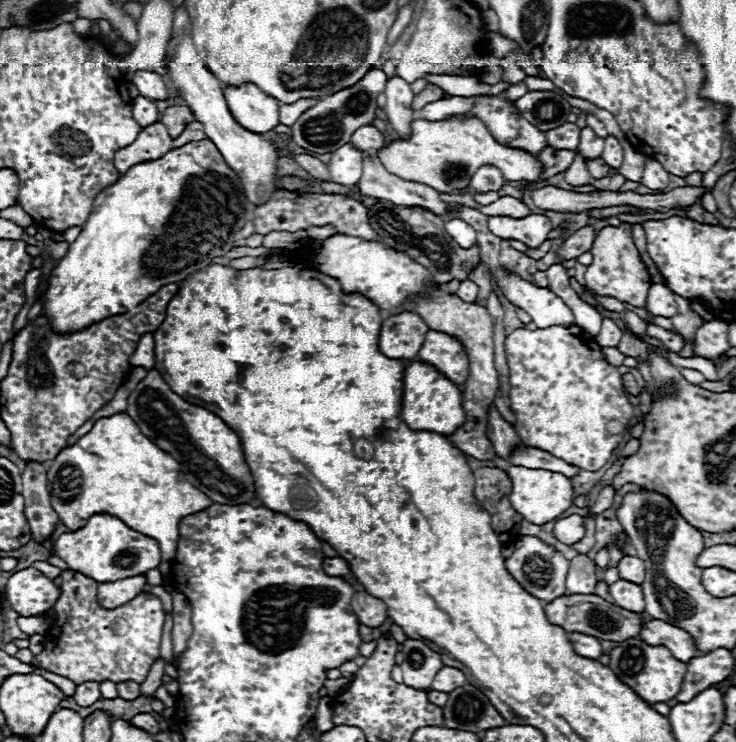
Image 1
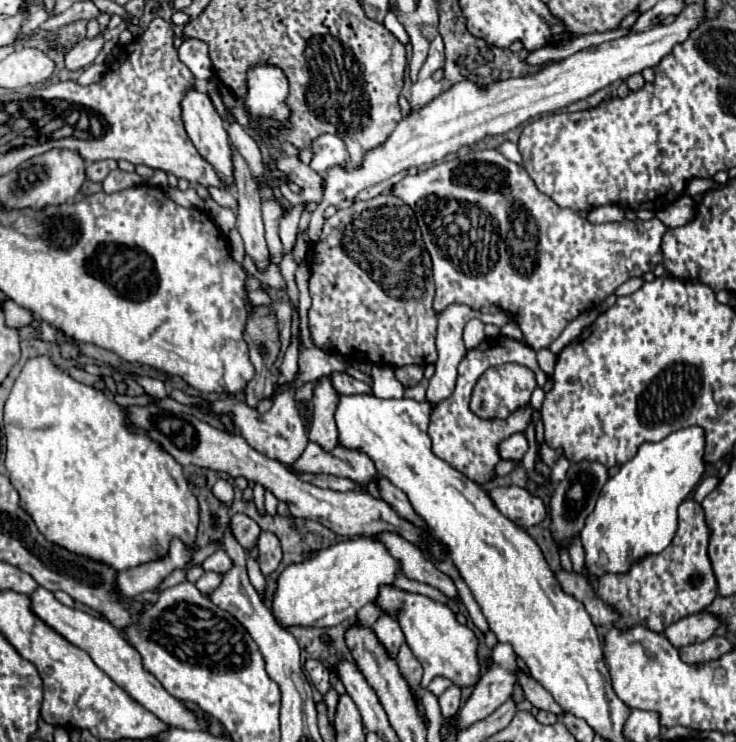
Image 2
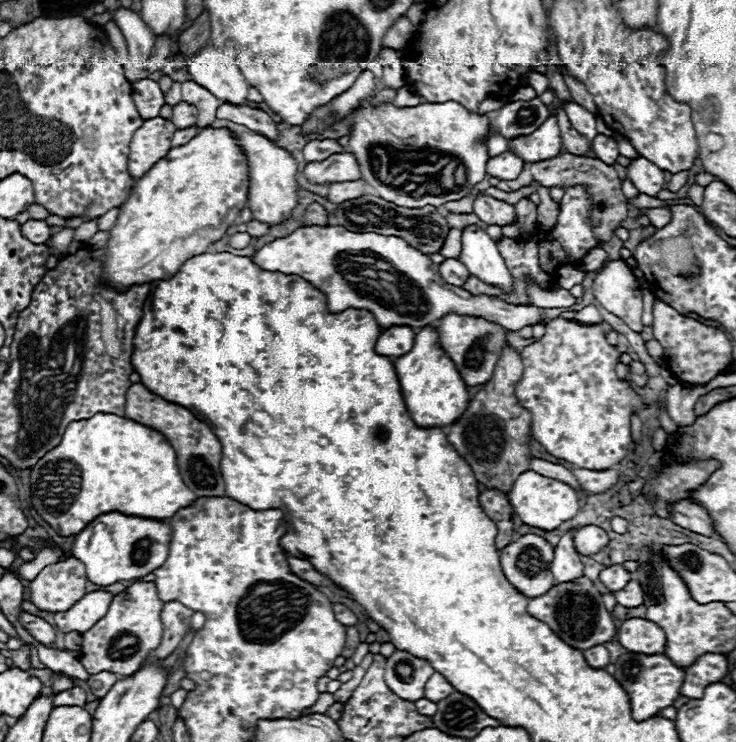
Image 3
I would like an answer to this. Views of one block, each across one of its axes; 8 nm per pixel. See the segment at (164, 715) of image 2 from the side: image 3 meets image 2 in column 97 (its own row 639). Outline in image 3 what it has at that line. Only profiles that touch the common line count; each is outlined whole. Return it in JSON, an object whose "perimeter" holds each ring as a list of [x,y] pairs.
{"perimeter":[[[630,618],[622,620],[616,640],[628,652],[638,654],[662,654],[664,652],[664,632],[650,620],[644,618]]]}

